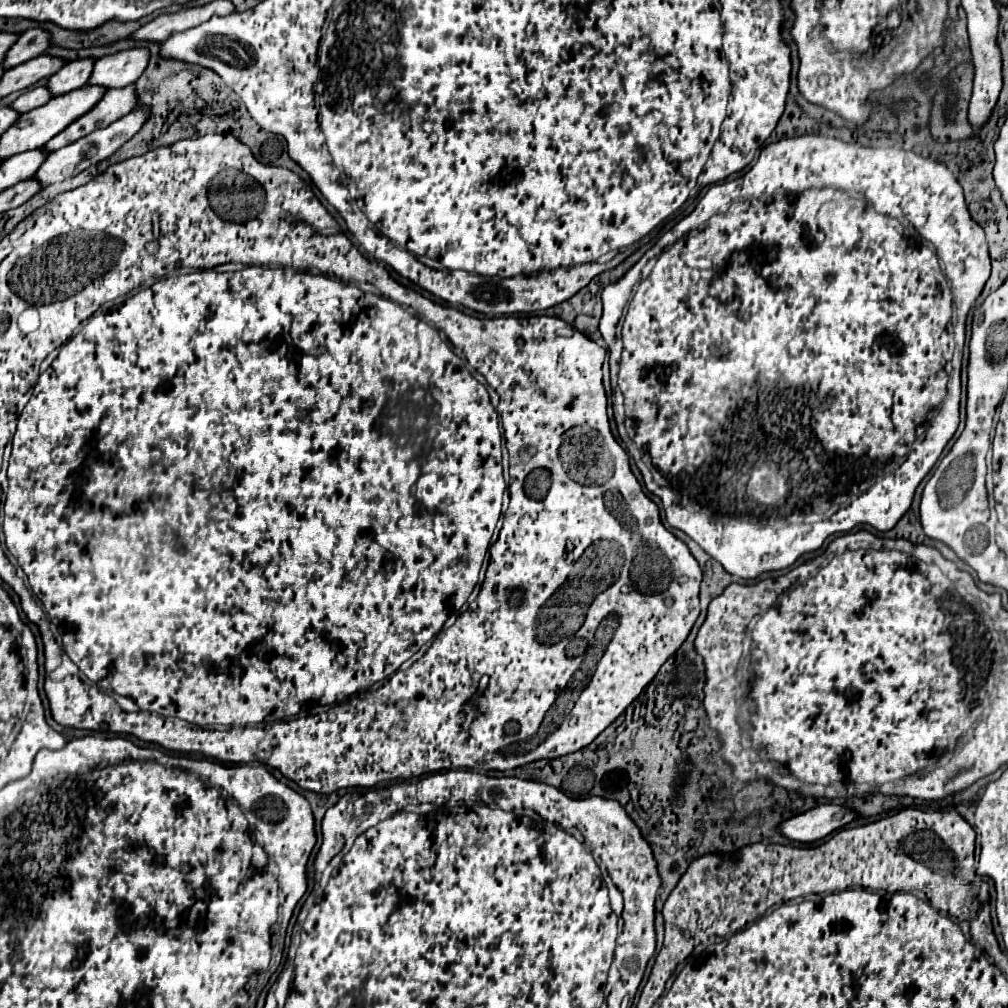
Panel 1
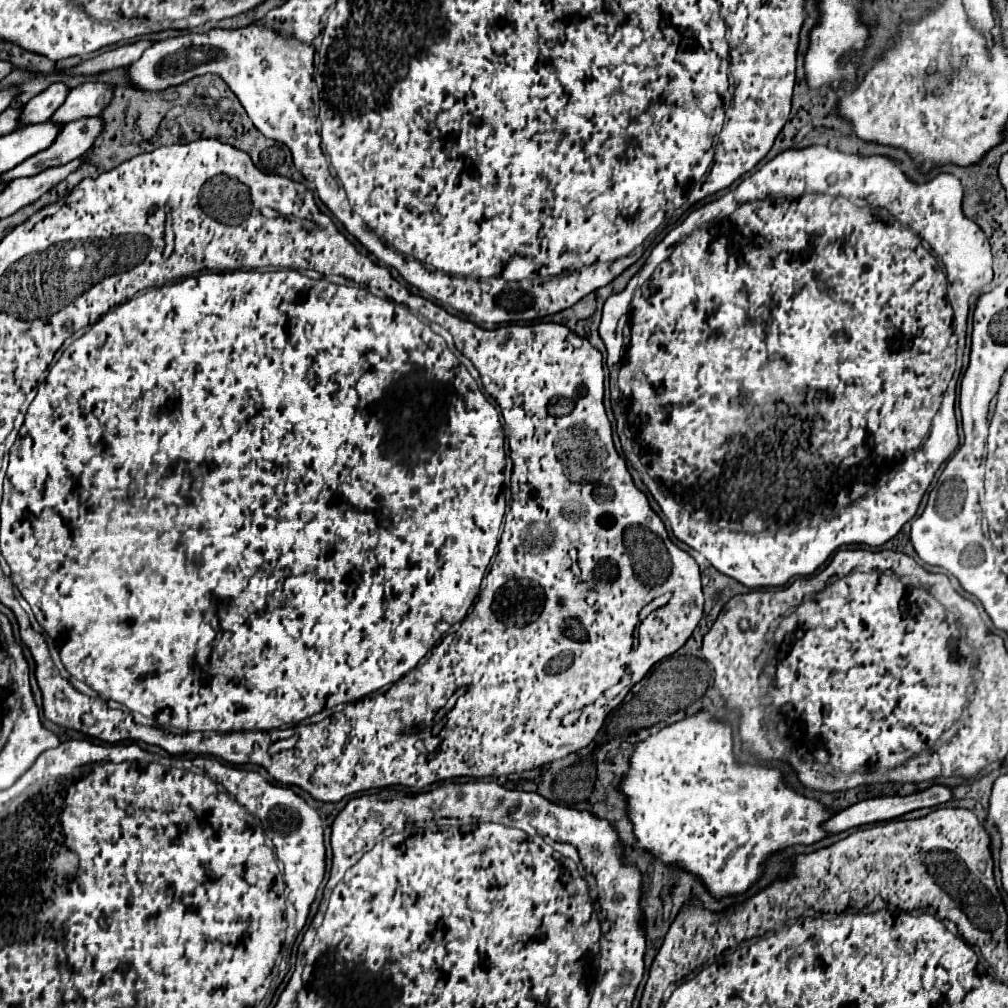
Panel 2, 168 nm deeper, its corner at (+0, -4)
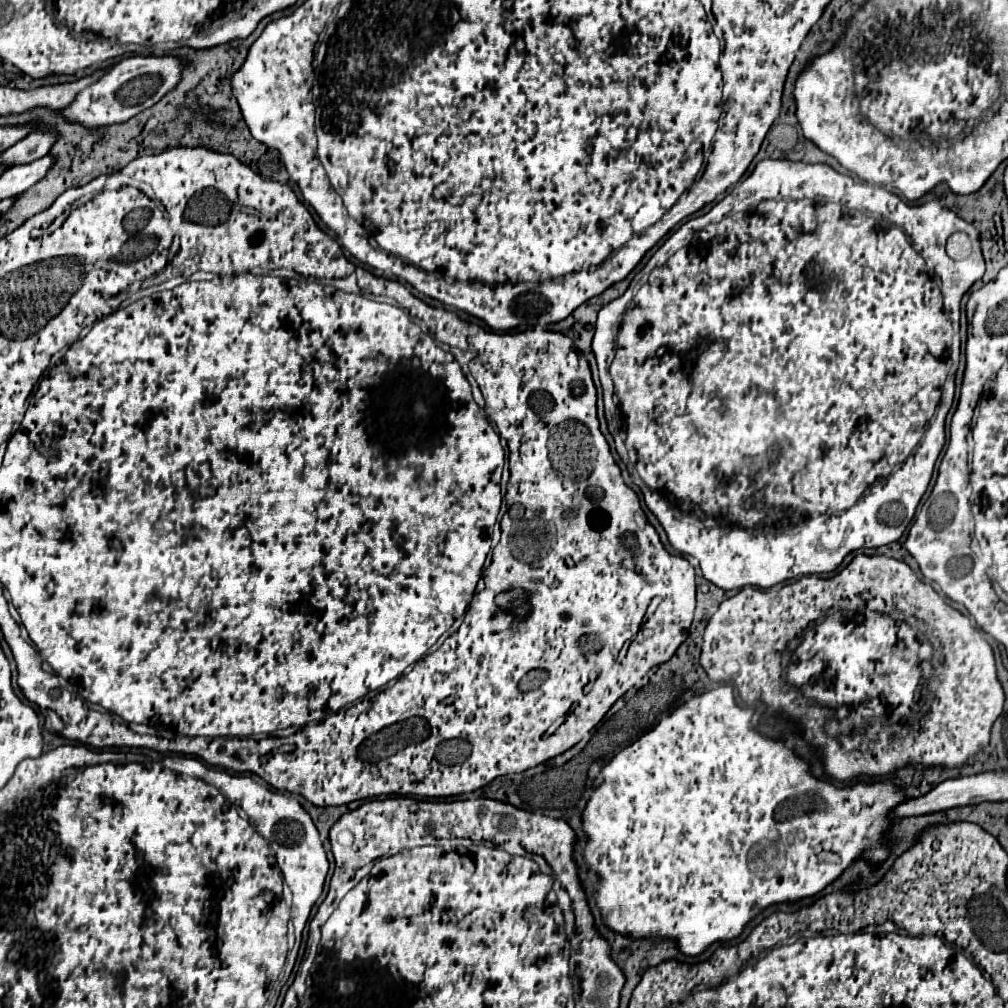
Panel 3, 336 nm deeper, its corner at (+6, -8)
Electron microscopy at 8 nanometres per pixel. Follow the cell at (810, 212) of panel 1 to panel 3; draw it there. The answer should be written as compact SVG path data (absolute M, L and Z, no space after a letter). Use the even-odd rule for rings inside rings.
M764 159L764 161L760 161L754 167L754 171L740 185L732 187L732 191L722 201L718 201L706 215L692 217L680 229L676 229L662 243L662 247L654 253L644 266L644 269L634 278L630 285L630 290L627 291L627 293L632 293L632 299L626 305L626 311L622 313L622 323L620 323L618 335L616 335L616 355L614 355L614 361L610 365L610 375L612 375L612 381L614 381L614 399L616 399L616 405L618 405L618 411L620 411L620 419L624 421L624 435L622 435L622 439L624 439L624 445L628 449L630 463L634 465L634 469L630 473L632 473L634 483L644 493L644 501L646 501L648 509L656 515L656 519L664 527L670 545L683 555L696 557L700 561L700 569L702 569L704 577L708 581L712 581L714 585L722 587L722 589L742 589L746 585L760 587L760 589L770 589L770 587L774 587L778 583L784 583L784 581L790 581L790 579L798 579L798 577L804 577L804 575L834 571L850 551L876 549L876 547L882 547L882 545L898 541L902 537L904 529L914 519L914 511L916 511L916 507L918 507L918 503L920 503L922 495L926 493L928 483L932 479L934 463L936 463L936 459L938 459L938 455L940 455L946 443L945 419L952 406L955 391L954 375L946 379L946 375L948 375L948 369L946 369L946 335L950 335L950 329L960 328L961 300L968 289L974 285L974 281L982 279L982 275L984 275L984 259L982 259L982 251L980 251L978 231L970 223L960 219L952 209L942 207L942 195L936 195L934 199L930 199L924 205L908 205L906 201L902 201L898 195L894 195L886 187L882 187L882 185L868 185L868 183L856 181L850 175L842 175L842 173L834 171L826 163L814 163L812 165L812 163L790 161L790 159ZM956 231L968 233L968 237L972 241L972 253L970 253L970 257L966 261L950 259L946 249L944 249L946 247L946 239L952 233L956 233ZM643 272L650 273L648 273L648 281L642 283L642 287L640 287L639 282L642 280Z

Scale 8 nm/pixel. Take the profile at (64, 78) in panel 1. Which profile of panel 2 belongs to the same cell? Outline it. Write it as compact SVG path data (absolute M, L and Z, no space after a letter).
M54 83L34 99L30 99L20 113L20 127L44 123L52 117L52 113L64 103L68 95L68 87L64 83Z

